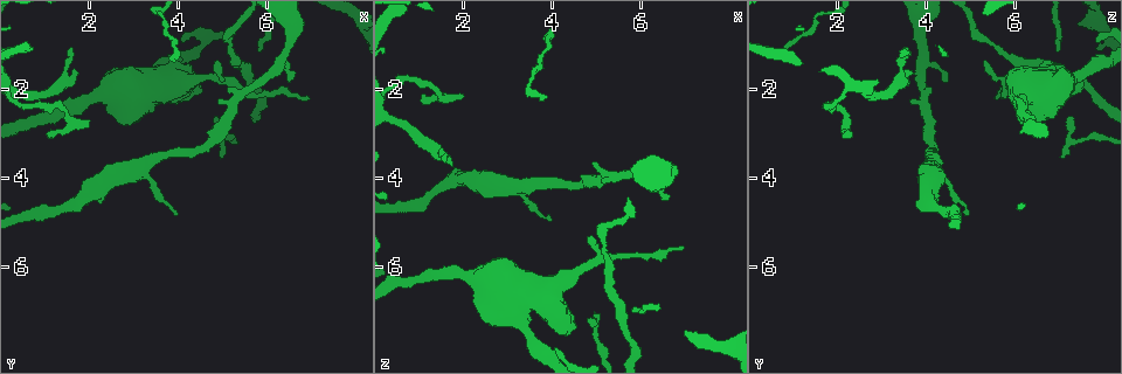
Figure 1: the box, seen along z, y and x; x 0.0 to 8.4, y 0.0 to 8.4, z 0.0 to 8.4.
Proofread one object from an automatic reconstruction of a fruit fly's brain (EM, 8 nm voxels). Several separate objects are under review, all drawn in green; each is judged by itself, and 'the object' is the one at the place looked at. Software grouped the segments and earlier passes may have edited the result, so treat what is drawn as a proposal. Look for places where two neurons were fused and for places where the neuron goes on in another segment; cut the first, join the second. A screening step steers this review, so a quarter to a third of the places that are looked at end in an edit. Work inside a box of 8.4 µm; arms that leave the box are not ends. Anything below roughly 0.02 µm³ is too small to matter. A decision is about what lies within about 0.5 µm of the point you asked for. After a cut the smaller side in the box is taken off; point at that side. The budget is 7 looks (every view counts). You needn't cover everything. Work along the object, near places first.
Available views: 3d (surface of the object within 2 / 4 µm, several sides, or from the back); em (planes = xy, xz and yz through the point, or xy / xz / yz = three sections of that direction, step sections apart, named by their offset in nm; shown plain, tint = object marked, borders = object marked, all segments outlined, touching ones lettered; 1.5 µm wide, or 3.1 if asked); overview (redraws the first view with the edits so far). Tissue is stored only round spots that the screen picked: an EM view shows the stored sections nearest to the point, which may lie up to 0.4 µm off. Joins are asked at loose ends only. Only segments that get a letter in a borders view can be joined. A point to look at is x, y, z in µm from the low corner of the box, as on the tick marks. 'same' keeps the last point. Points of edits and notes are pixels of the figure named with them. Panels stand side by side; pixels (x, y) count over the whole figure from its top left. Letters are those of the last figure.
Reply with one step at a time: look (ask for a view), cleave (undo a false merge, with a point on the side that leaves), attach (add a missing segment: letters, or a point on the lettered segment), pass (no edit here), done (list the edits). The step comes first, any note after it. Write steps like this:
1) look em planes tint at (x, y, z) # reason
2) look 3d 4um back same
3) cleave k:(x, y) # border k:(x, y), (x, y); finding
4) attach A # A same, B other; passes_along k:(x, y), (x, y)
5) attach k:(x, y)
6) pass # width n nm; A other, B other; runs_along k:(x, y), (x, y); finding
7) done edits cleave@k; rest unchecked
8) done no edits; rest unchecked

look em planes plain at (4.45, 2.00, 7.55) # free end

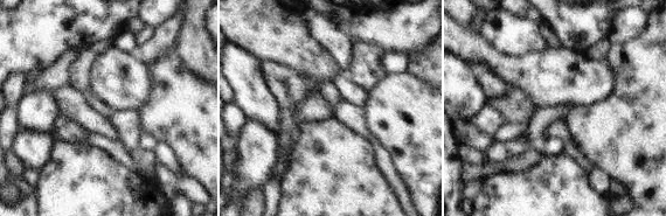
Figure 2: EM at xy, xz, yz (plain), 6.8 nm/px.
look em planes borders same # see the neighbours

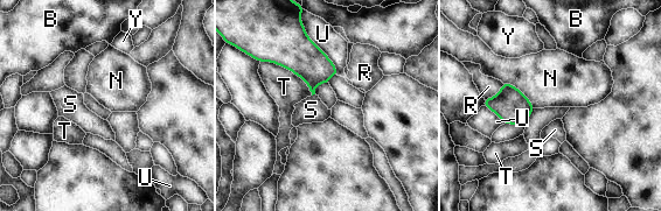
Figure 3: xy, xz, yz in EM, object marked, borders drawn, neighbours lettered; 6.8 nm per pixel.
pass # B other, N other, R other, S other, T other, U other, Y other; border 3:(502, 82), (513, 84), (534, 107); no lettered segment goes on from it

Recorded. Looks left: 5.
look 3d 2um at (1.60, 1.10, 3.50) # branch stops here

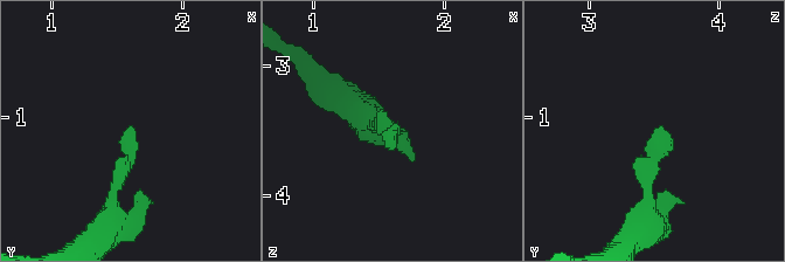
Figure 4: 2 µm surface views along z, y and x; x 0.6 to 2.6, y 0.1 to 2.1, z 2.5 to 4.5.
look em yz step 8 borders at (1.54, 1.08, 3.58) # now the EM

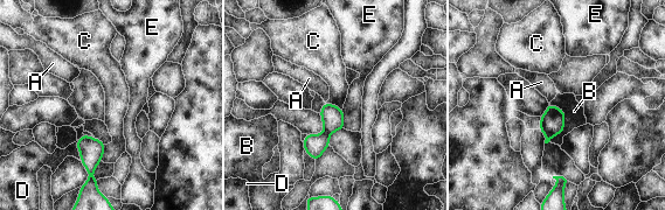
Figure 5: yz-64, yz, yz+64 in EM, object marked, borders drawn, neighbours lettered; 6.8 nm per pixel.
look em planes borders same # cut it another way

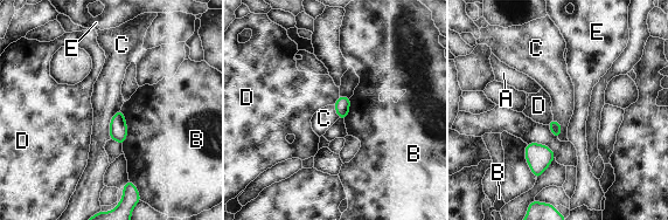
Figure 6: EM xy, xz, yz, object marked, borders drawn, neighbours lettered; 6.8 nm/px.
pass # A other, B other, C other, D other, E other; border 6:(120, 108), (111, 118), (110, 138); none of them fits

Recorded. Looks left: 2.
look em planes borders at (1.80, 4.55, 4.10) # calibre changes

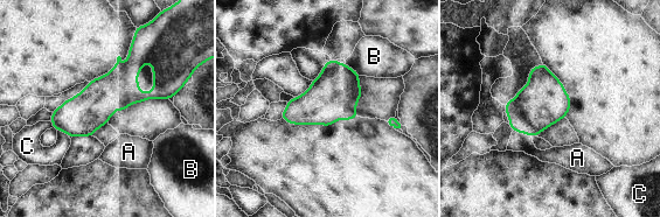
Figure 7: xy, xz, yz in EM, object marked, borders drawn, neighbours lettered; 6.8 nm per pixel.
pass # A other, B other, C other; runs_along 7:(171, 89), (54, 120); all the same neuron

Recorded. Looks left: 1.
done no edits; rest unchecked

